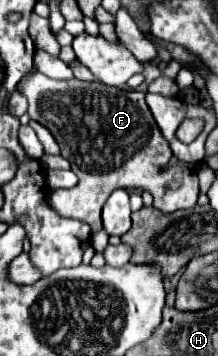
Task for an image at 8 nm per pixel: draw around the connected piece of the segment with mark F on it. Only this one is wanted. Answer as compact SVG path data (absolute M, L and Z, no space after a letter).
M36 73L30 81L26 81L20 91L28 99L28 115L30 119L42 123L50 133L54 135L56 143L60 145L60 153L64 159L70 161L72 171L78 175L78 185L72 189L52 190L48 196L50 205L64 217L72 217L78 221L84 221L90 225L92 233L100 231L100 211L106 203L108 195L118 189L146 189L154 197L154 207L162 213L174 213L178 209L190 209L198 201L198 175L194 171L194 177L190 181L182 183L170 183L172 173L166 171L168 161L172 159L170 145L166 139L162 139L162 133L158 131L158 125L154 123L154 117L144 101L142 91L124 91L116 87L108 87L104 83L86 83L78 79L70 81L56 81L50 77L44 77L42 73Z

